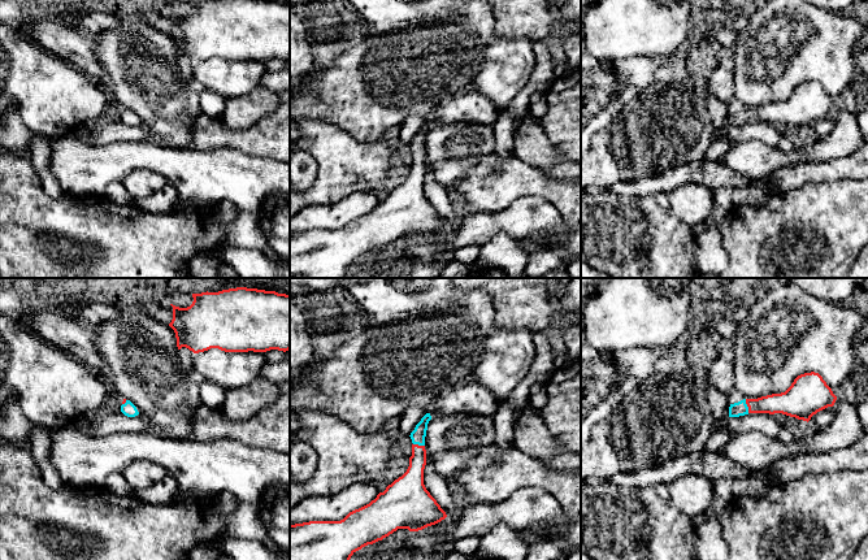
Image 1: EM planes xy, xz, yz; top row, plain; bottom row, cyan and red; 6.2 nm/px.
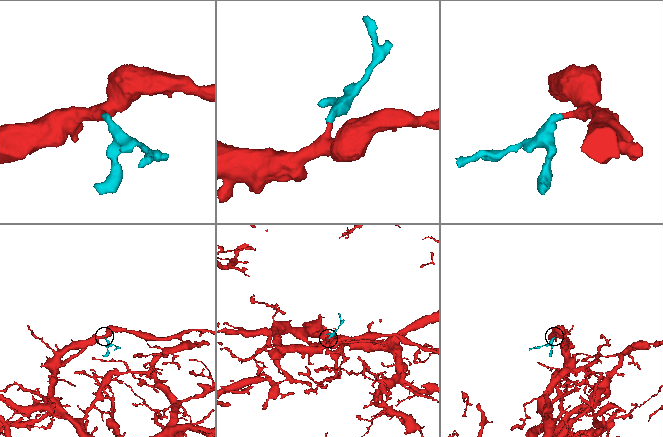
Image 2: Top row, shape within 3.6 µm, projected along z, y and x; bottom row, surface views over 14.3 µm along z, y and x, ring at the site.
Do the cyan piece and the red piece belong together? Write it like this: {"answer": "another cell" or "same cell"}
{"answer": "same cell"}

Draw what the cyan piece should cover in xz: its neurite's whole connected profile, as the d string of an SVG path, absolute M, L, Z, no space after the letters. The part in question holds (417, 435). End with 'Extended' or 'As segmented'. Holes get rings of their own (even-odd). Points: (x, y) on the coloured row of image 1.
M426 413L409 435L413 444L407 472L379 492L374 500L350 512L340 521L309 521L290 525L290 560L350 560L356 551L382 541L398 529L418 531L444 520L446 512L424 485L425 437L430 420L430 413Z. Extended

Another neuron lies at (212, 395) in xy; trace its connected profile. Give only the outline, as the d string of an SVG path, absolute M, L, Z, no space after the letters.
M209 381L200 382L200 399L211 409L221 409L225 403L225 390Z

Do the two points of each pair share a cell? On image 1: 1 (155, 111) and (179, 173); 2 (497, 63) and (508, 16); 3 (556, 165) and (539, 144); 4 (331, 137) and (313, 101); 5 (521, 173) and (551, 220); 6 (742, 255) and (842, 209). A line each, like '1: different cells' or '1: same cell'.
1: different cells
2: different cells
3: same cell
4: different cells
5: different cells
6: same cell

